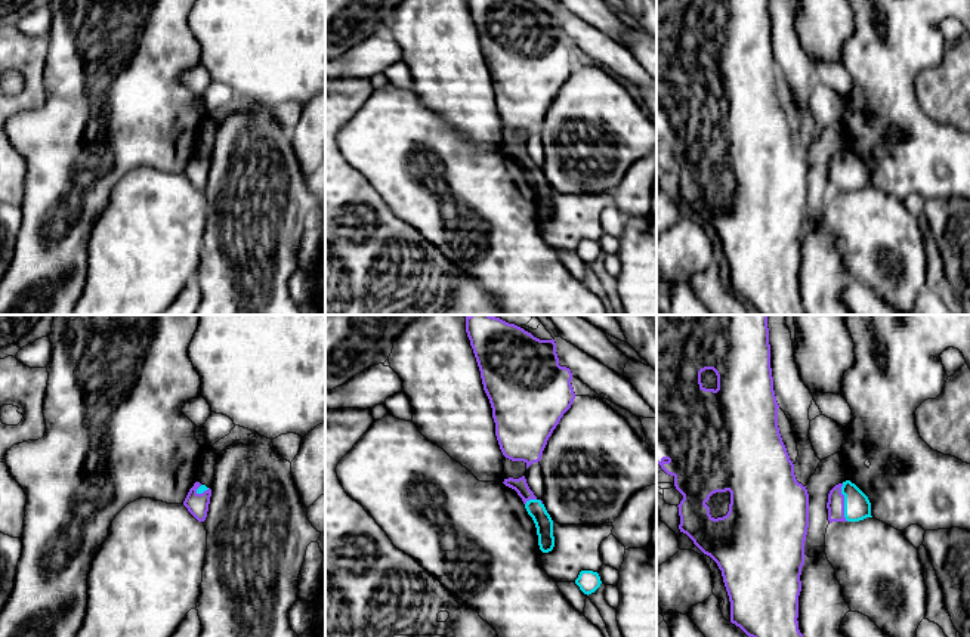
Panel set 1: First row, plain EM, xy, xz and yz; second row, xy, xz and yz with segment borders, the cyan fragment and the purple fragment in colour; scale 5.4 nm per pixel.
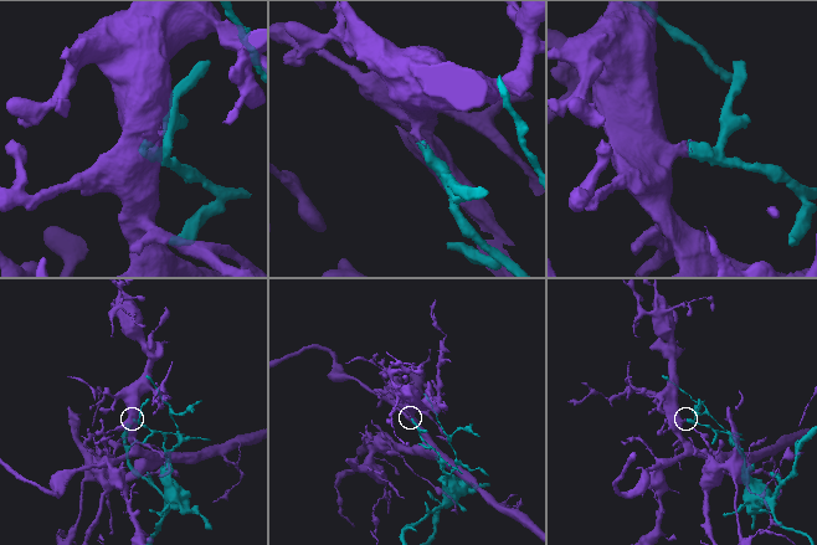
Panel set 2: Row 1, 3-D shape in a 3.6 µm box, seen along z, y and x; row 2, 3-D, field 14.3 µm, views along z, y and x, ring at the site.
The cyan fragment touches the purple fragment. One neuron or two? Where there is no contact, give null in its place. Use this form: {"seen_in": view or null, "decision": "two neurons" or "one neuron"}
{"seen_in": "yz", "decision": "two neurons"}

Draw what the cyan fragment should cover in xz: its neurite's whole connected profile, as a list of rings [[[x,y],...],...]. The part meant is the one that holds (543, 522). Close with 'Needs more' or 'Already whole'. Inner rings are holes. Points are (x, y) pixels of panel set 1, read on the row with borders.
[[[529,500],[525,508],[535,523],[540,550],[543,553],[552,551],[554,547],[553,520],[544,504],[540,500]]]. Already whole

